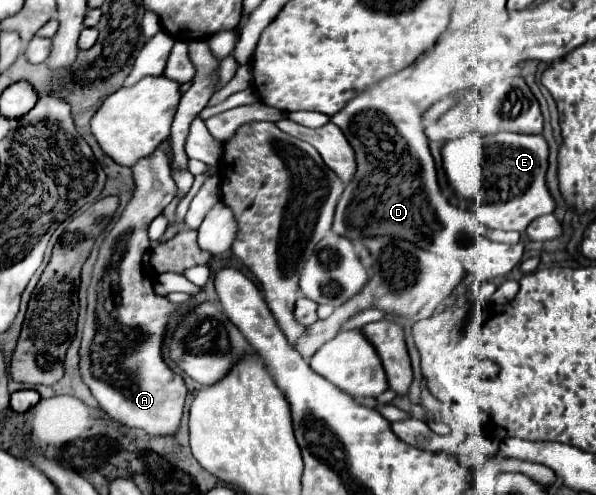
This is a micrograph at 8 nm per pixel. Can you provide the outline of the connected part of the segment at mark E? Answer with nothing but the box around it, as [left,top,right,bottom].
[479,132,555,232]

